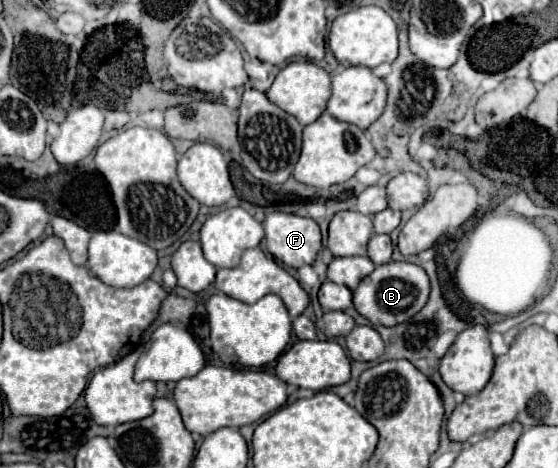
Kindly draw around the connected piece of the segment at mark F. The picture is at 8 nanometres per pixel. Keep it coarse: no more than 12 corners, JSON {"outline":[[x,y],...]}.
{"outline":[[289,213],[263,221],[267,251],[287,267],[311,265],[319,225]]}

